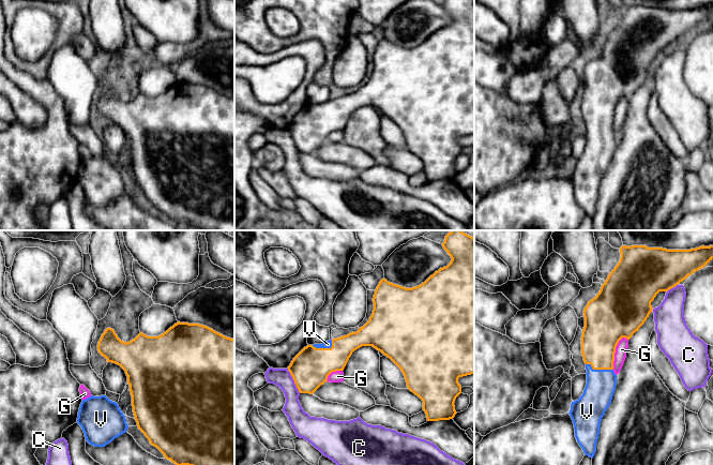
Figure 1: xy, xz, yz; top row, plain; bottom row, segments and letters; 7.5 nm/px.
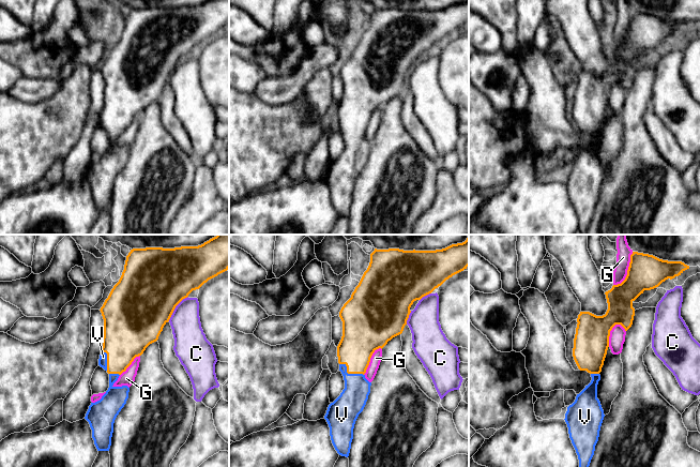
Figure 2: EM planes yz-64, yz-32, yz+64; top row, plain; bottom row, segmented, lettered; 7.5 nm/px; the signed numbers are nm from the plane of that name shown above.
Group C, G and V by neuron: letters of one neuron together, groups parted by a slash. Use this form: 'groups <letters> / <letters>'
groups C / G / V

